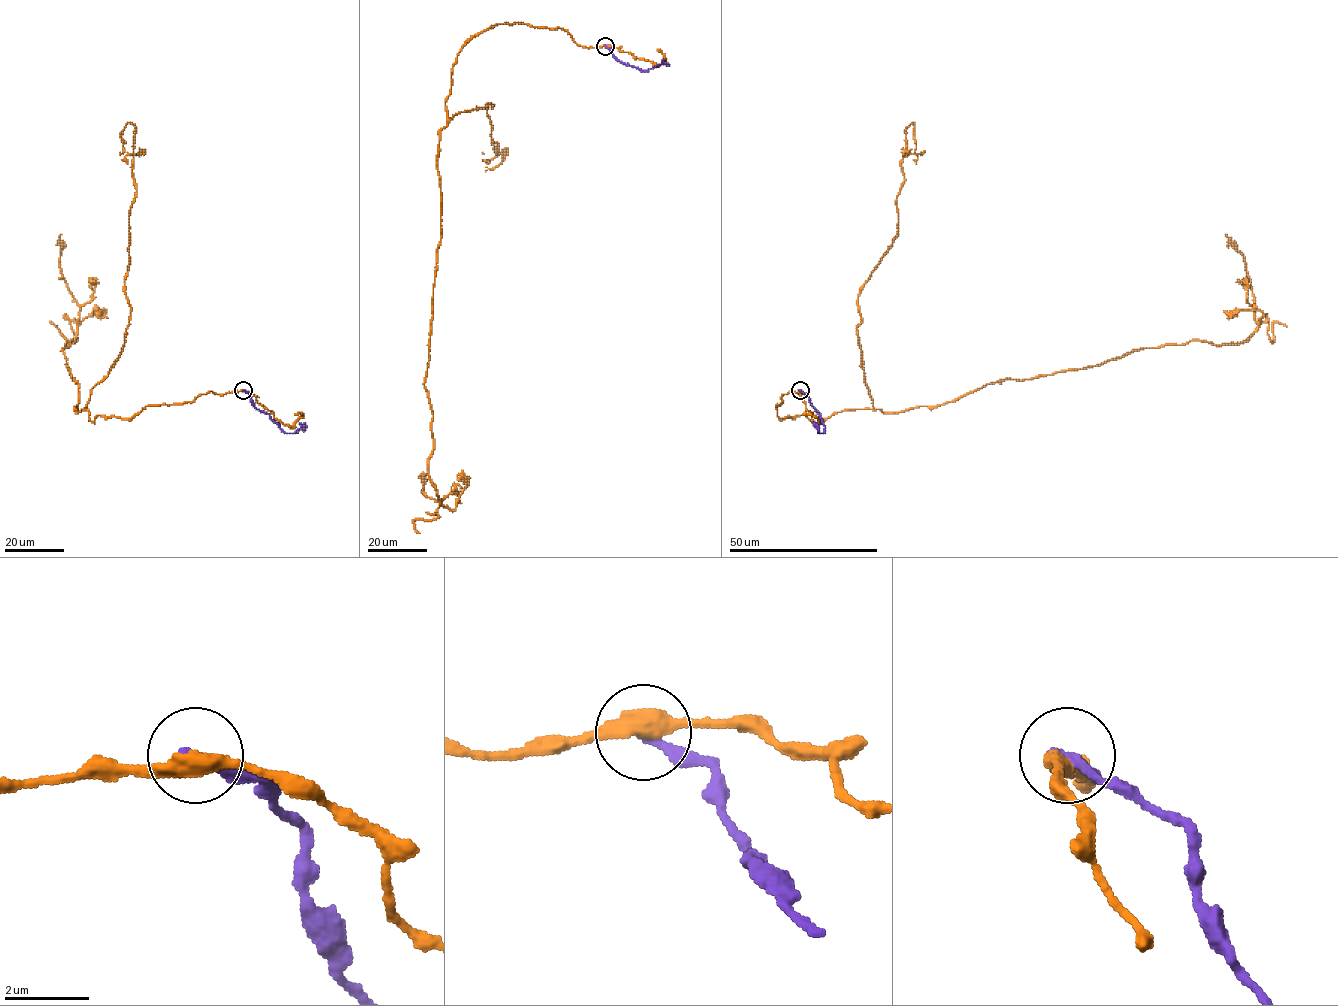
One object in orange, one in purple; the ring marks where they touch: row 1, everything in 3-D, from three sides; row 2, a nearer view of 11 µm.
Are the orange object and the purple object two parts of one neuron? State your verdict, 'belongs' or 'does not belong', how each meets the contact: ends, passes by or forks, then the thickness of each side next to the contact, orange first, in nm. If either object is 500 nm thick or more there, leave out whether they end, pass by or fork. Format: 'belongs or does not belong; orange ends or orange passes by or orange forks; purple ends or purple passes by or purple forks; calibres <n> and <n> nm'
does not belong; orange passes by; purple ends; calibres 420 and 280 nm

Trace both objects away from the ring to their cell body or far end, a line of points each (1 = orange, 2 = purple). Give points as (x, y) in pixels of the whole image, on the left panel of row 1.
1: (243, 390), (131, 418), (77, 412), (62, 350), (79, 305), (60, 267), (62, 234)
2: (243, 390), (250, 396), (252, 404), (266, 412), (287, 433), (296, 432), (305, 423)

